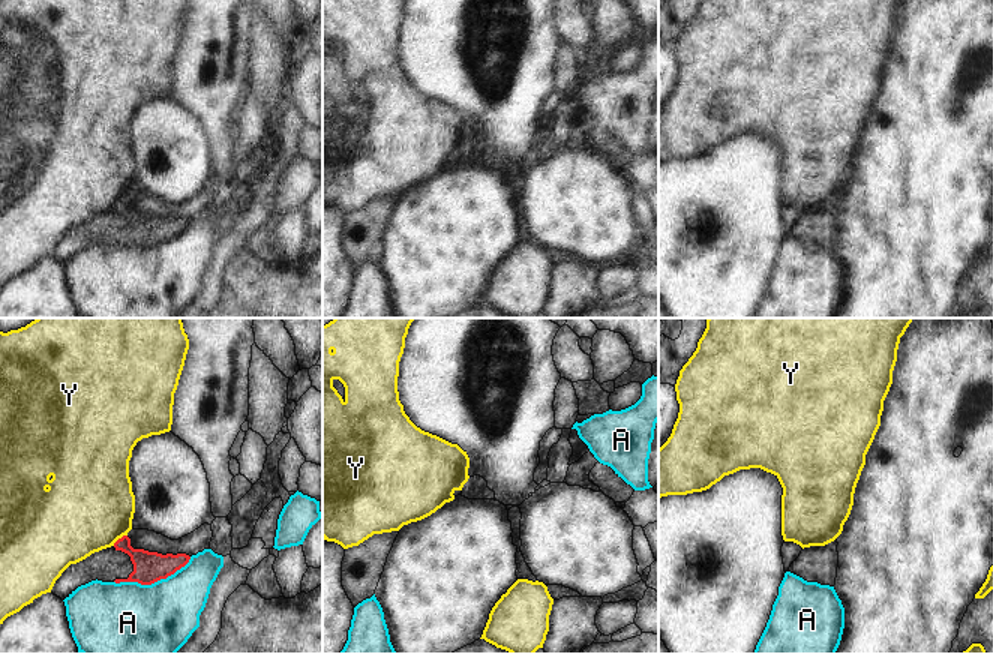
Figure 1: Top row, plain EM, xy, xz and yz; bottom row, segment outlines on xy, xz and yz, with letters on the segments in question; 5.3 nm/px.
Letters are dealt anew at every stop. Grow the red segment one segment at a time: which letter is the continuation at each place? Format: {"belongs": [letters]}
{"belongs": []}

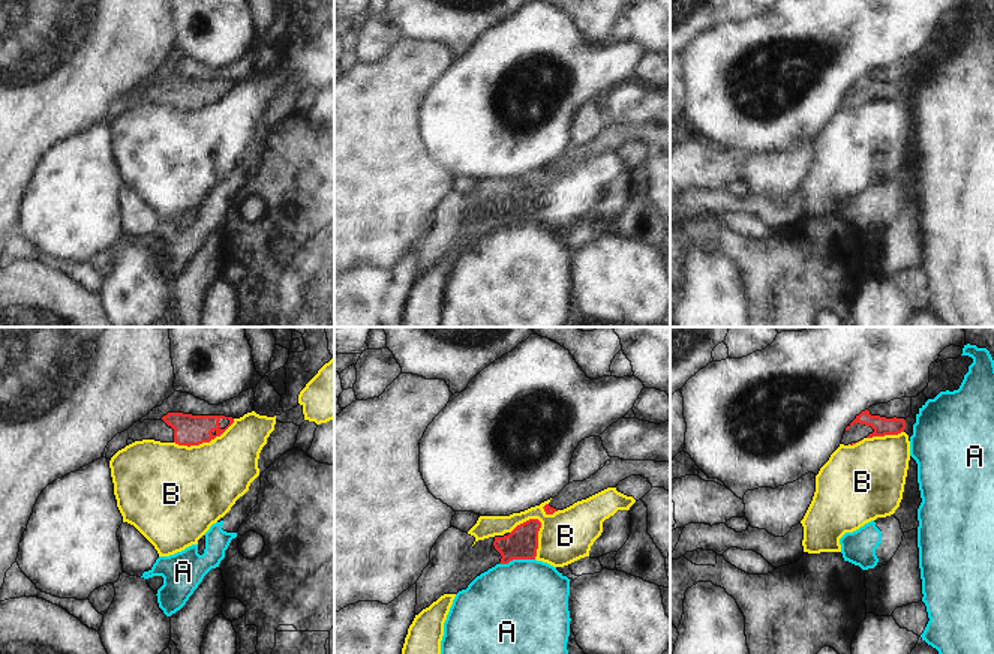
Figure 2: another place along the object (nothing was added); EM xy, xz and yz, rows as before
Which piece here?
{"belongs": []}

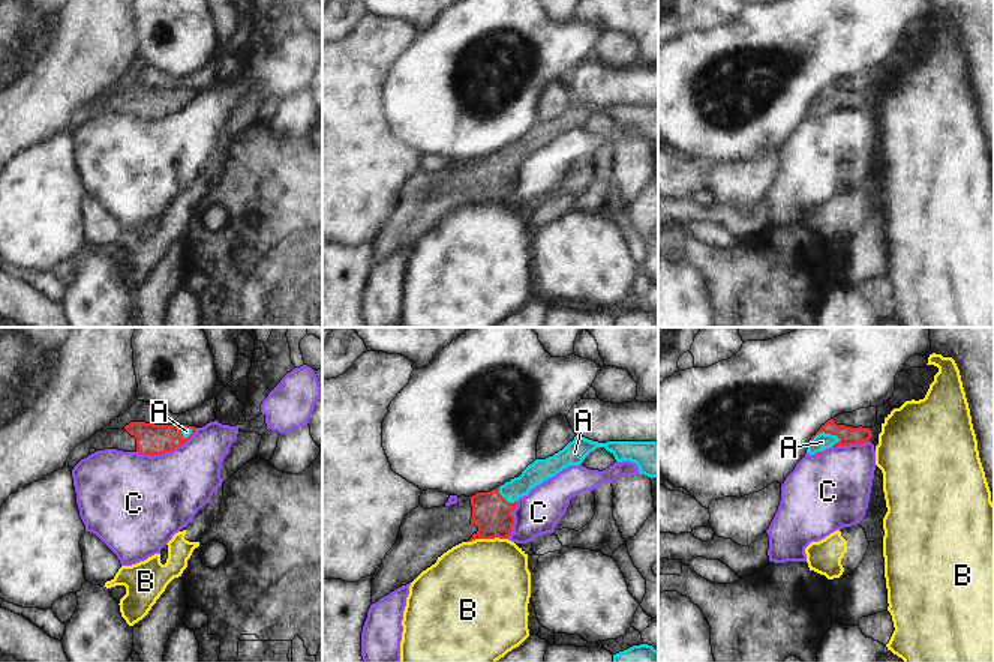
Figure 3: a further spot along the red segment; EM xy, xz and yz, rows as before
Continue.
{"belongs": ["A"]}

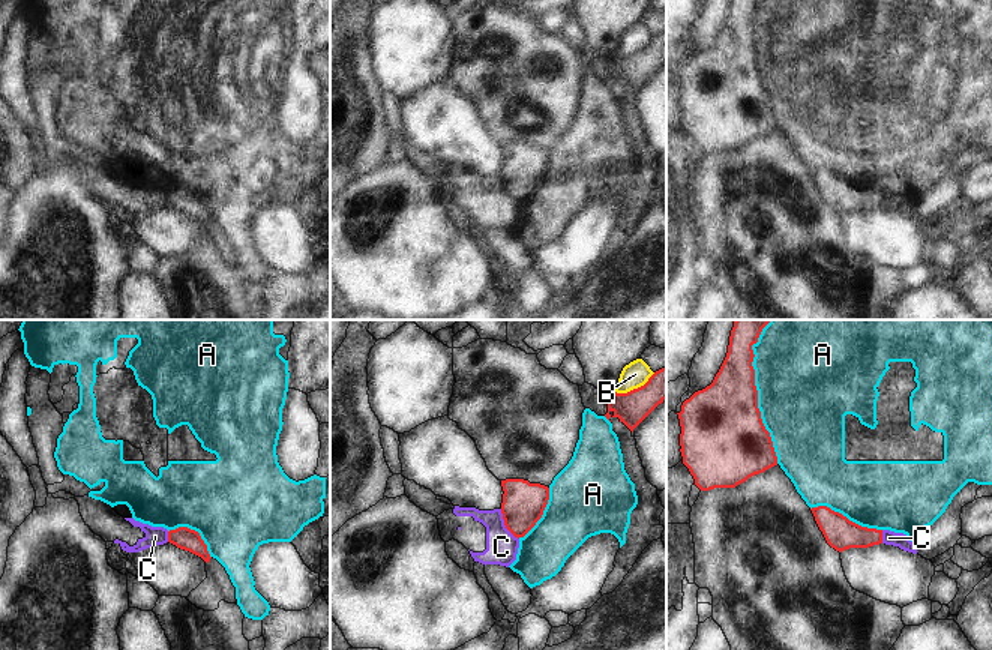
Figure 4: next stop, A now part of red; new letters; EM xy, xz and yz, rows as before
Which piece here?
{"belongs": []}

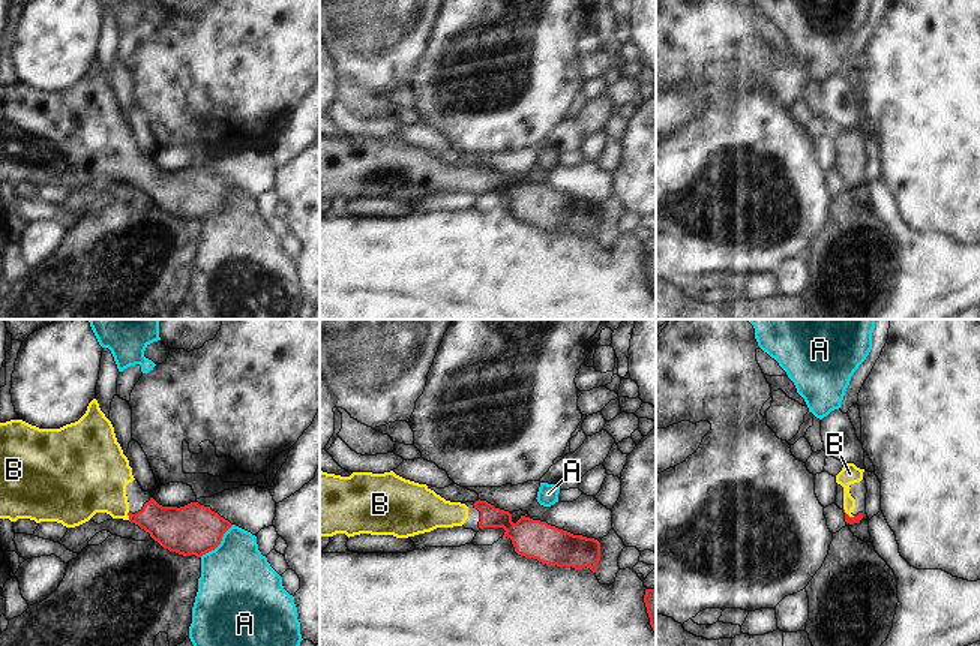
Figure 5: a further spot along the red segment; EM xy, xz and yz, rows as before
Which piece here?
{"belongs": ["B"]}

